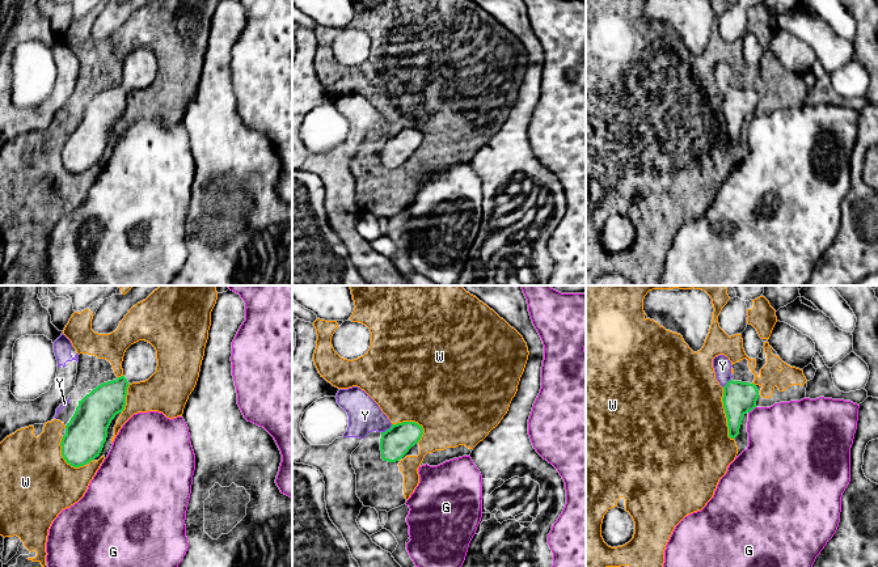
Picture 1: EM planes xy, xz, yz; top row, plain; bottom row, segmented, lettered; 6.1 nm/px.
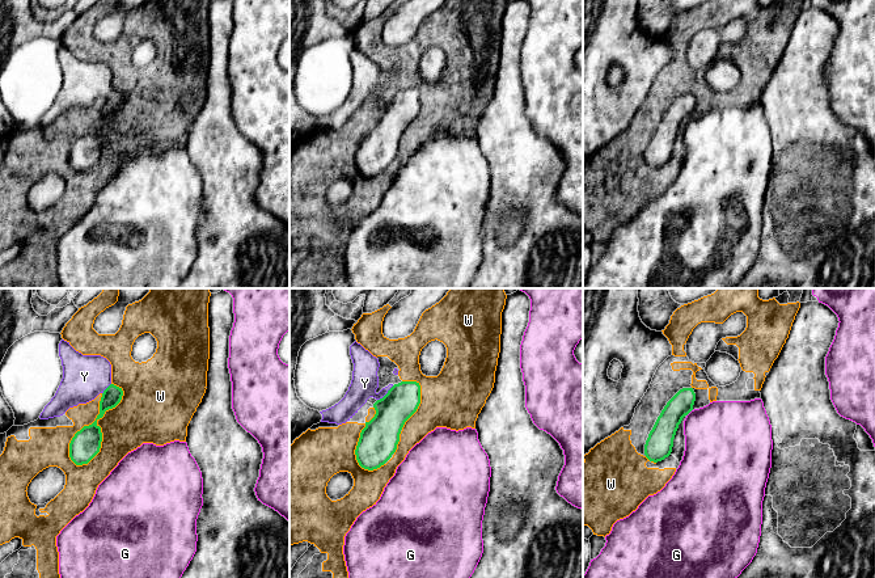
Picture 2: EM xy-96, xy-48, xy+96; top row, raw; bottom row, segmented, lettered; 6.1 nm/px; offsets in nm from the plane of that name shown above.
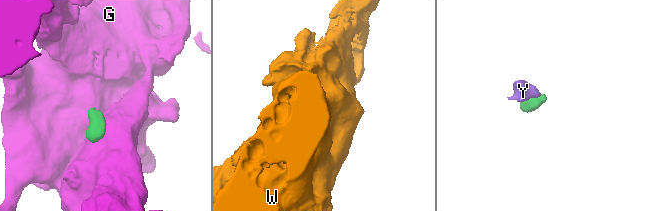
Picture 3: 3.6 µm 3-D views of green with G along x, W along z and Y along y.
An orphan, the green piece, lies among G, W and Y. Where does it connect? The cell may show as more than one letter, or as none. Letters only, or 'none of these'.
Y

